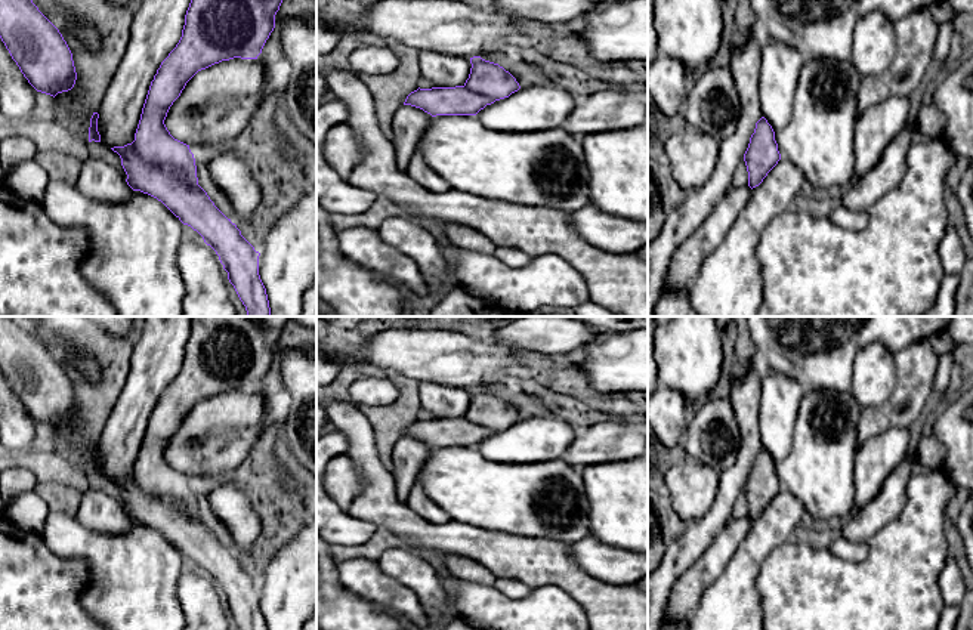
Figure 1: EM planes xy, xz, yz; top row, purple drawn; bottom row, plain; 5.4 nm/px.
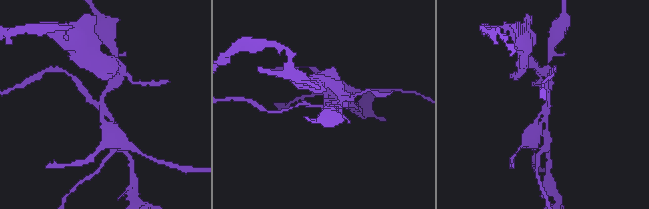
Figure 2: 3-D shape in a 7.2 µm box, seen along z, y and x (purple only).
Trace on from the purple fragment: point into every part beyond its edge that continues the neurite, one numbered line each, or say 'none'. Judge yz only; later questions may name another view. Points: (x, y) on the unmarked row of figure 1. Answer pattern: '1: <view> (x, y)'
none

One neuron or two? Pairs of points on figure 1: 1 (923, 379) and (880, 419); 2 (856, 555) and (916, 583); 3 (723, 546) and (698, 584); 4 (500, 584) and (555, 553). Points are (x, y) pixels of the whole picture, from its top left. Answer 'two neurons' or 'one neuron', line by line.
1: one neuron
2: two neurons
3: one neuron
4: two neurons

